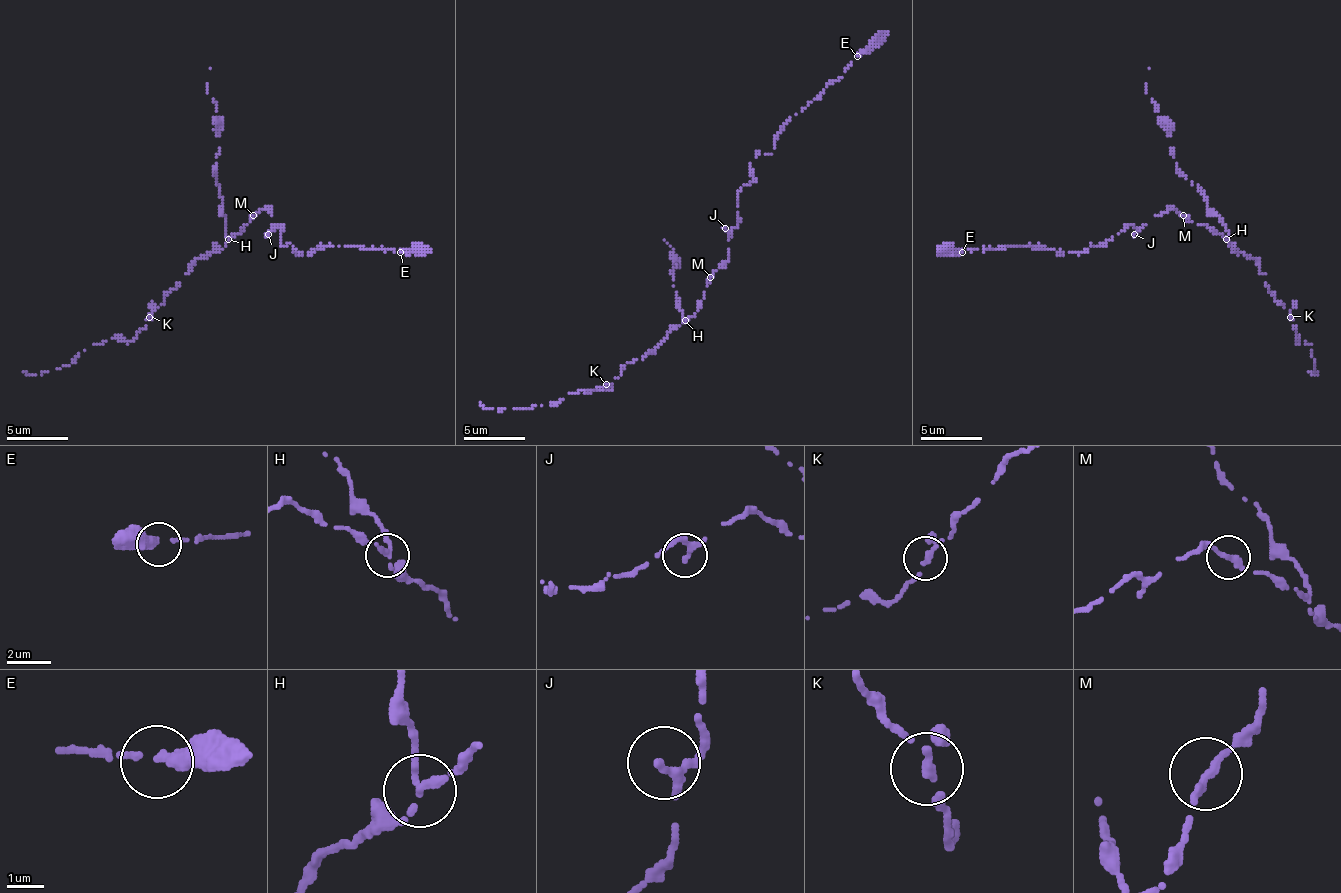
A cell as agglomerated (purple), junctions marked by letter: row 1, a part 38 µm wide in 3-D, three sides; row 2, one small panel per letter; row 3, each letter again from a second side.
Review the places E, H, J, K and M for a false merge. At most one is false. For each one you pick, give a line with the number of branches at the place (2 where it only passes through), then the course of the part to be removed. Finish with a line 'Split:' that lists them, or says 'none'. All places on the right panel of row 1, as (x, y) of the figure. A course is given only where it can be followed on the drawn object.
H: 2 branches meet; foreign part runs (1226, 240), (1229, 231), (1207, 206), (1204, 191), (1177, 166), (1170, 130), (1146, 93), (1149, 68)
Split: H

